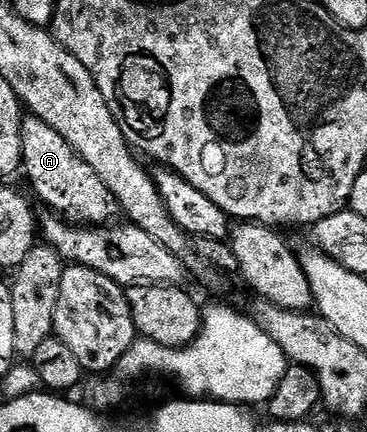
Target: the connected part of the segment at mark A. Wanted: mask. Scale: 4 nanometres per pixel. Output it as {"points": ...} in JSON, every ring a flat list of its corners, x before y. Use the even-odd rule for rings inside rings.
{"points":[[25,117,21,120,23,137,23,175,29,178,33,186,32,194,46,203,50,212,74,225,105,225,119,215,119,208,111,189,103,185,99,173,83,161,79,153,47,121]]}

